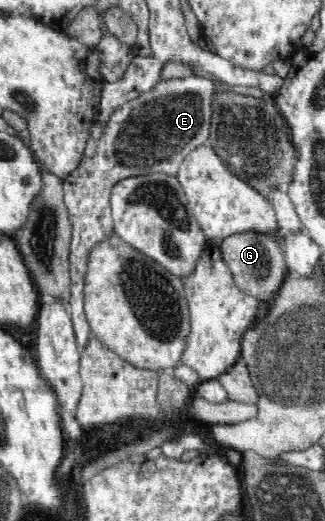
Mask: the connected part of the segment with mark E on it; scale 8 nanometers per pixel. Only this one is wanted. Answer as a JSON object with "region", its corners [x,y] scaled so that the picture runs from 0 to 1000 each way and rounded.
{"region":[[[591,144],[563,152],[514,152],[471,165],[455,177],[425,182],[382,196],[363,211],[351,211],[332,226],[332,246],[317,250],[314,265],[302,269],[295,299],[252,299],[243,315],[215,330],[209,342],[194,344],[194,386],[206,399],[222,453],[212,480],[212,526],[215,564],[209,566],[206,599],[218,610],[234,653],[246,672],[265,664],[265,653],[283,643],[277,624],[258,603],[258,534],[268,530],[265,491],[277,488],[277,476],[329,451],[354,449],[338,395],[338,365],[363,342],[388,342],[388,334],[462,334],[462,326],[498,326],[505,334],[548,334],[548,319],[560,315],[560,303],[585,296],[603,280],[637,274],[646,257],[646,234],[655,219],[655,184],[668,179],[671,161],[646,150],[603,148]]]}

